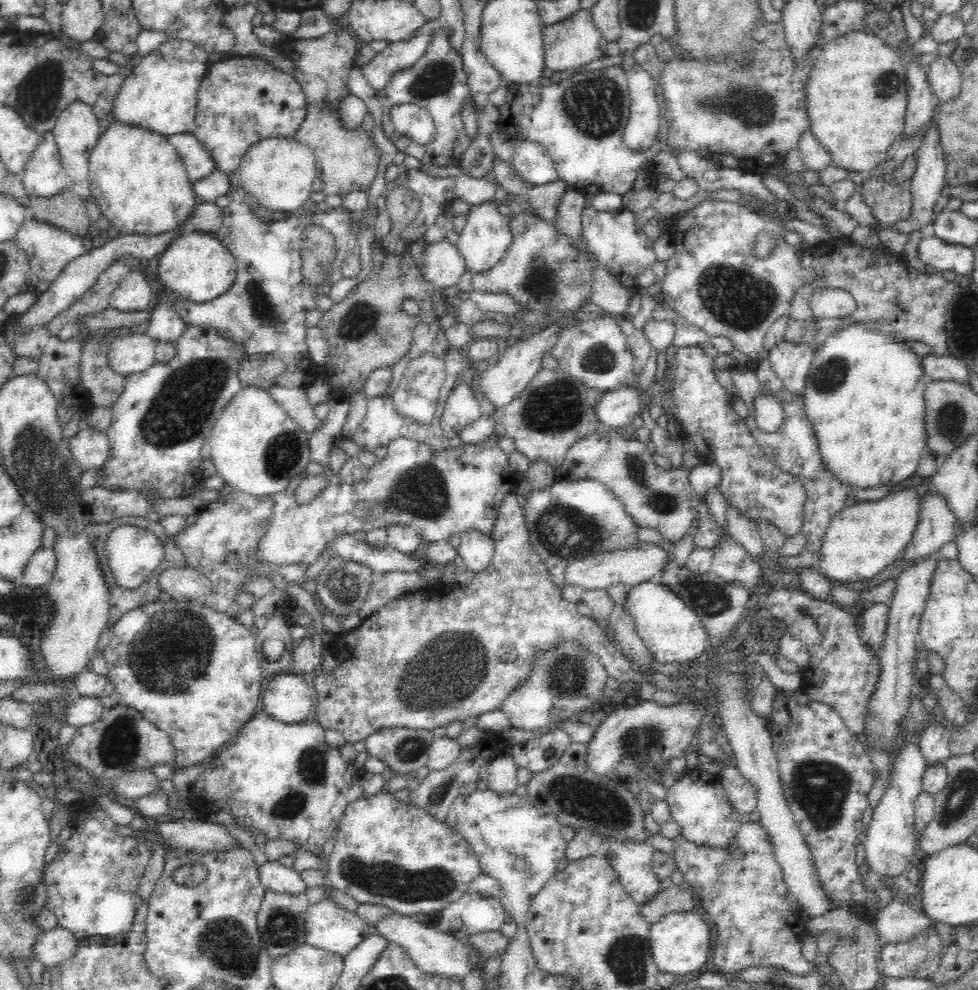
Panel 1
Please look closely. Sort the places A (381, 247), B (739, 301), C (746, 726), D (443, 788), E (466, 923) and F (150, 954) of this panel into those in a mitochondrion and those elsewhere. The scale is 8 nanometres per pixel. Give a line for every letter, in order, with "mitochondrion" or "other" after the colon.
A: other
B: mitochondrion
C: other
D: mitochondrion
E: other
F: other

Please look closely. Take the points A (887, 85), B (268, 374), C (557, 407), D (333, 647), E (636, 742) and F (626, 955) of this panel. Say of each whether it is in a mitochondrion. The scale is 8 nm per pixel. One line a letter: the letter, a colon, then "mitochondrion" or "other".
A: mitochondrion
B: other
C: mitochondrion
D: other
E: mitochondrion
F: mitochondrion

